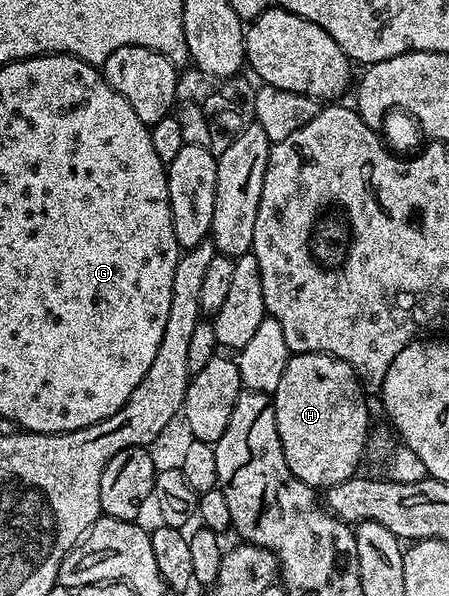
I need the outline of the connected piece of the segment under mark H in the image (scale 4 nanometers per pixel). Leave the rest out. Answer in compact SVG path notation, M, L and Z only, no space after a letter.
M300 352L291 355L289 362L284 366L284 375L280 377L280 386L276 386L272 399L276 414L276 430L280 434L280 446L284 450L284 462L288 462L288 470L292 470L292 474L296 474L296 478L300 478L300 482L304 482L315 490L325 490L345 480L351 480L356 475L359 471L358 463L362 460L362 451L366 448L366 435L370 432L370 408L366 405L367 393L364 391L358 375L352 370L352 366L348 366L348 362L335 356L328 356L324 352Z

